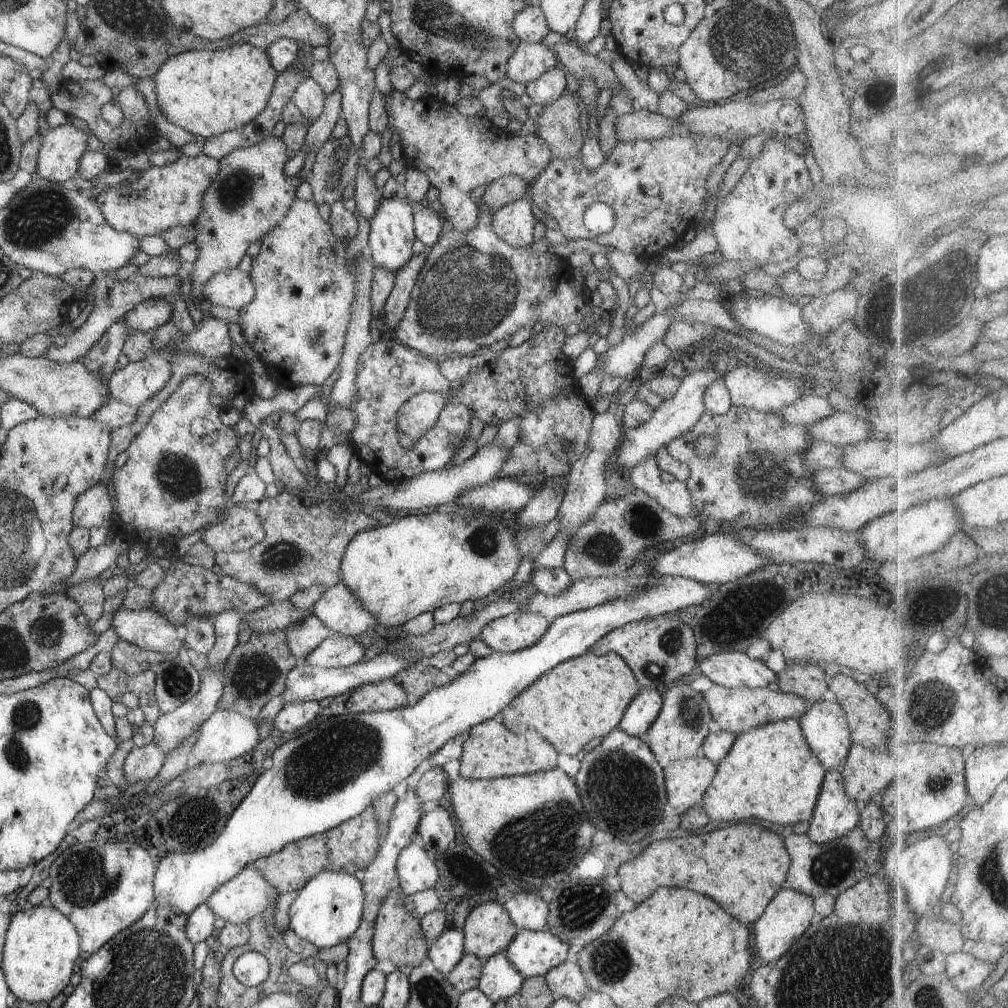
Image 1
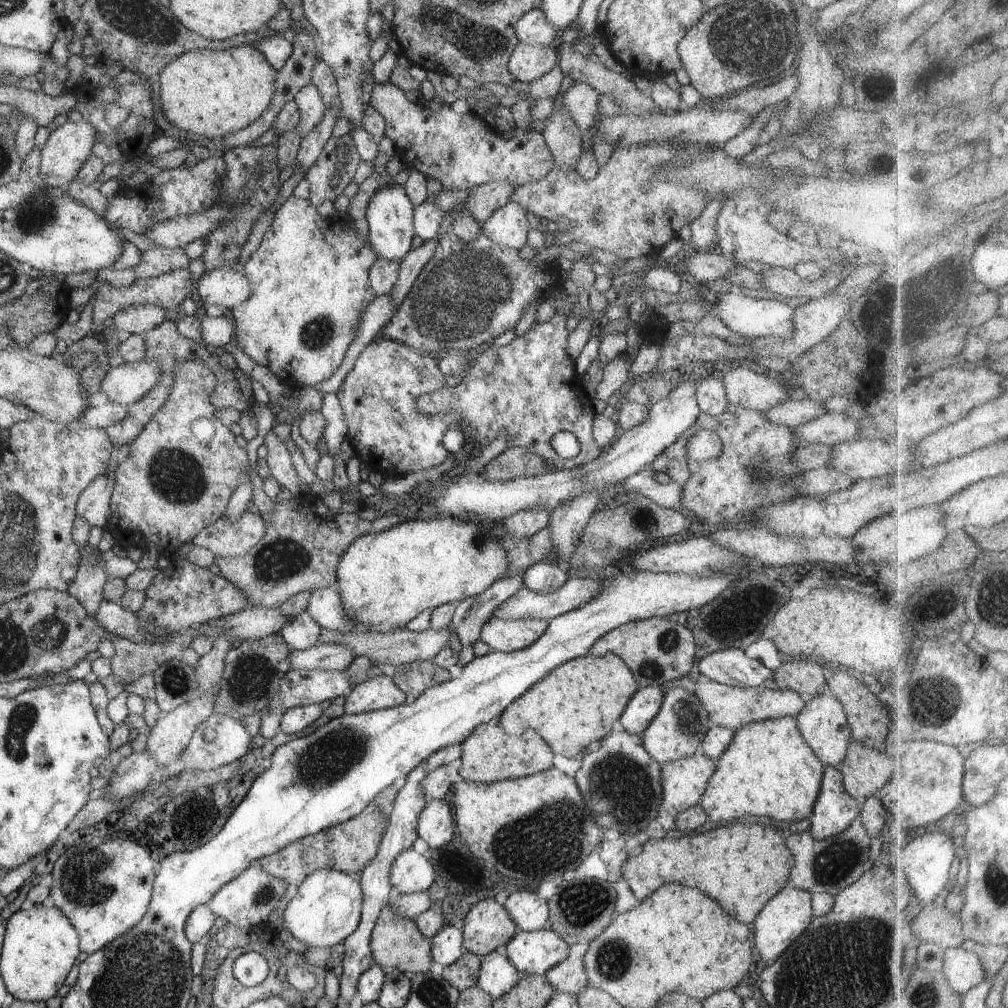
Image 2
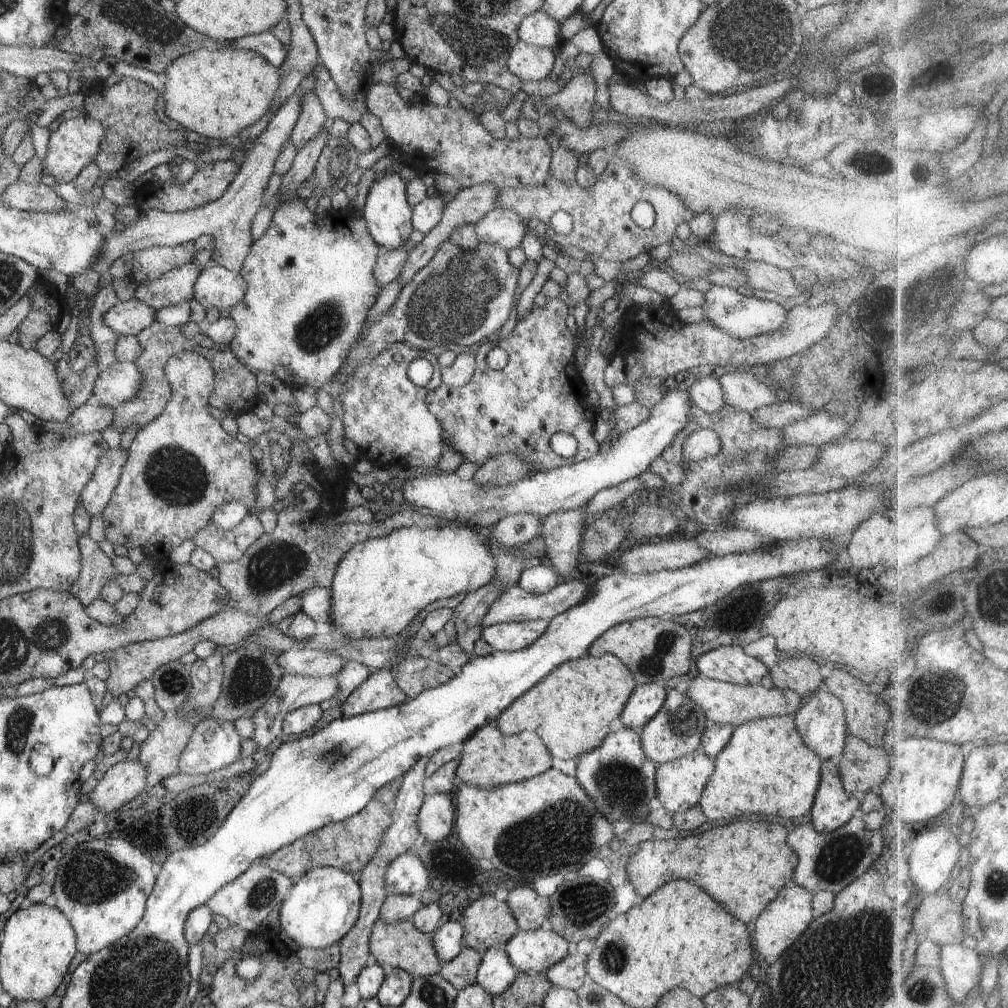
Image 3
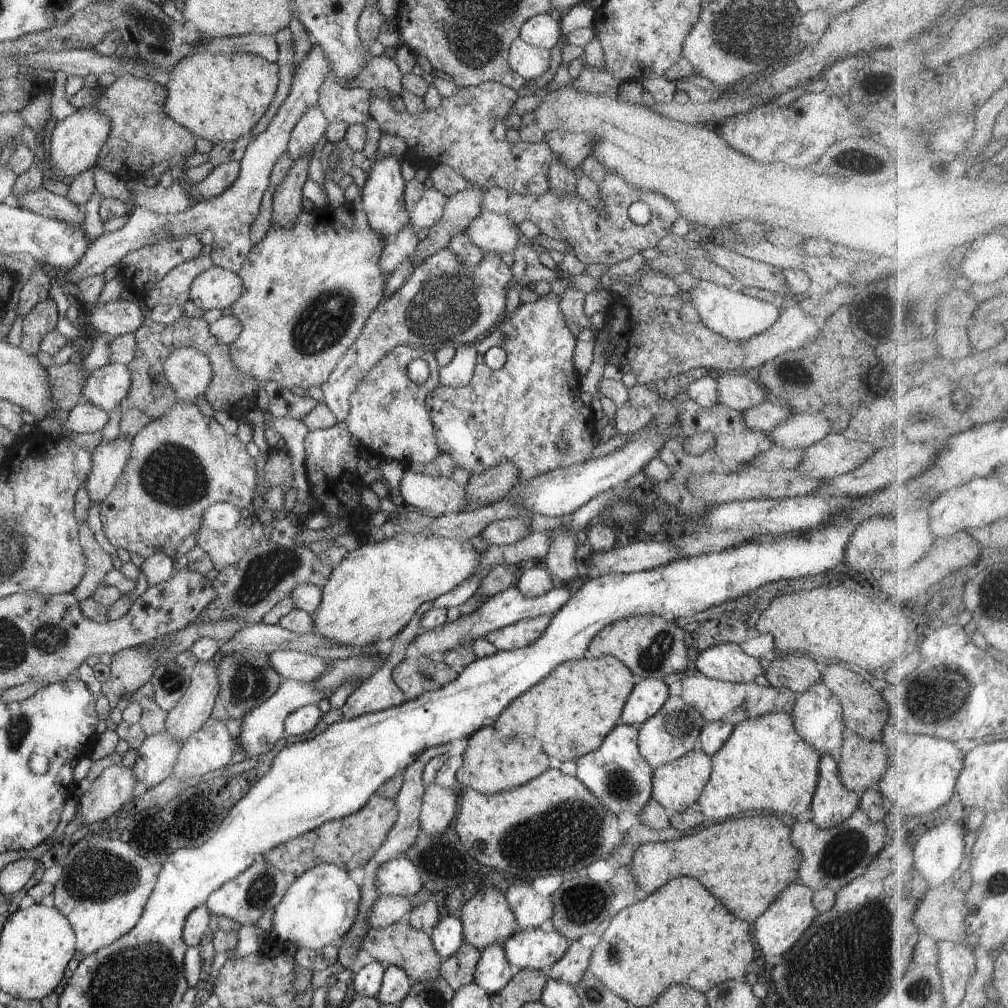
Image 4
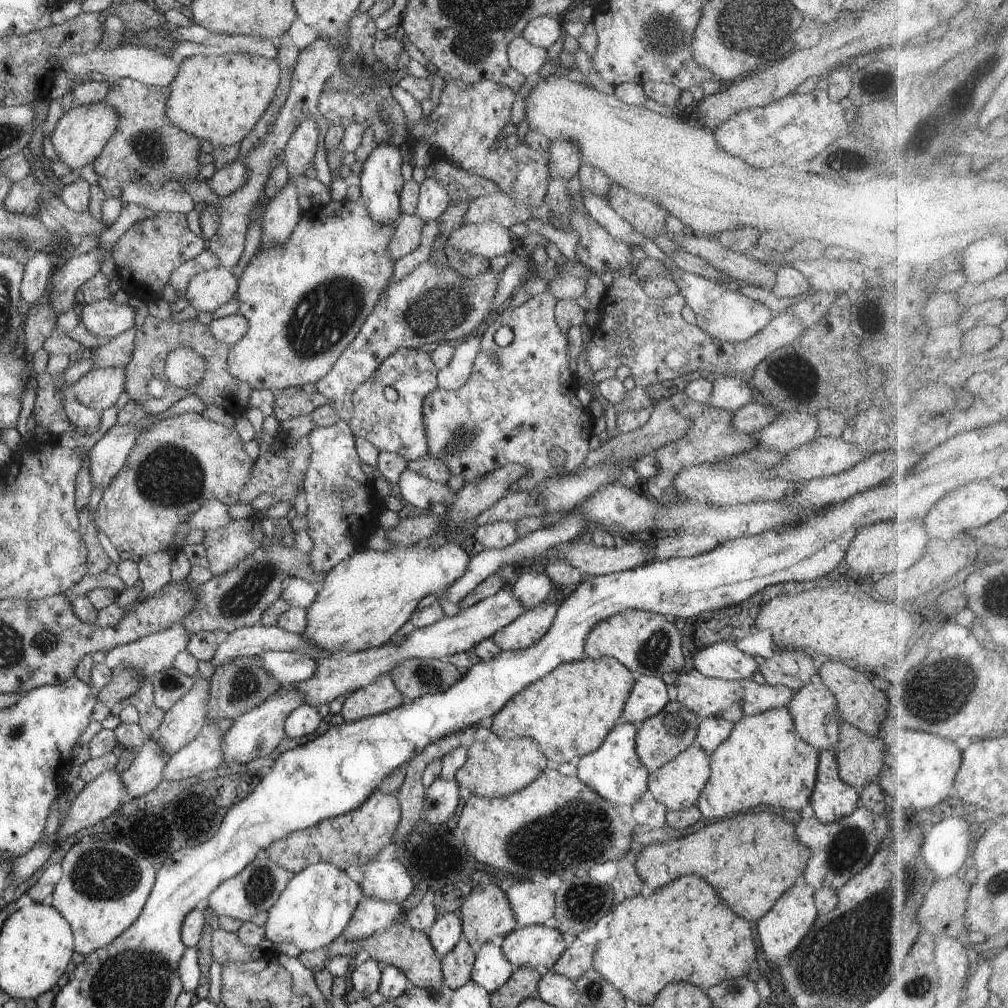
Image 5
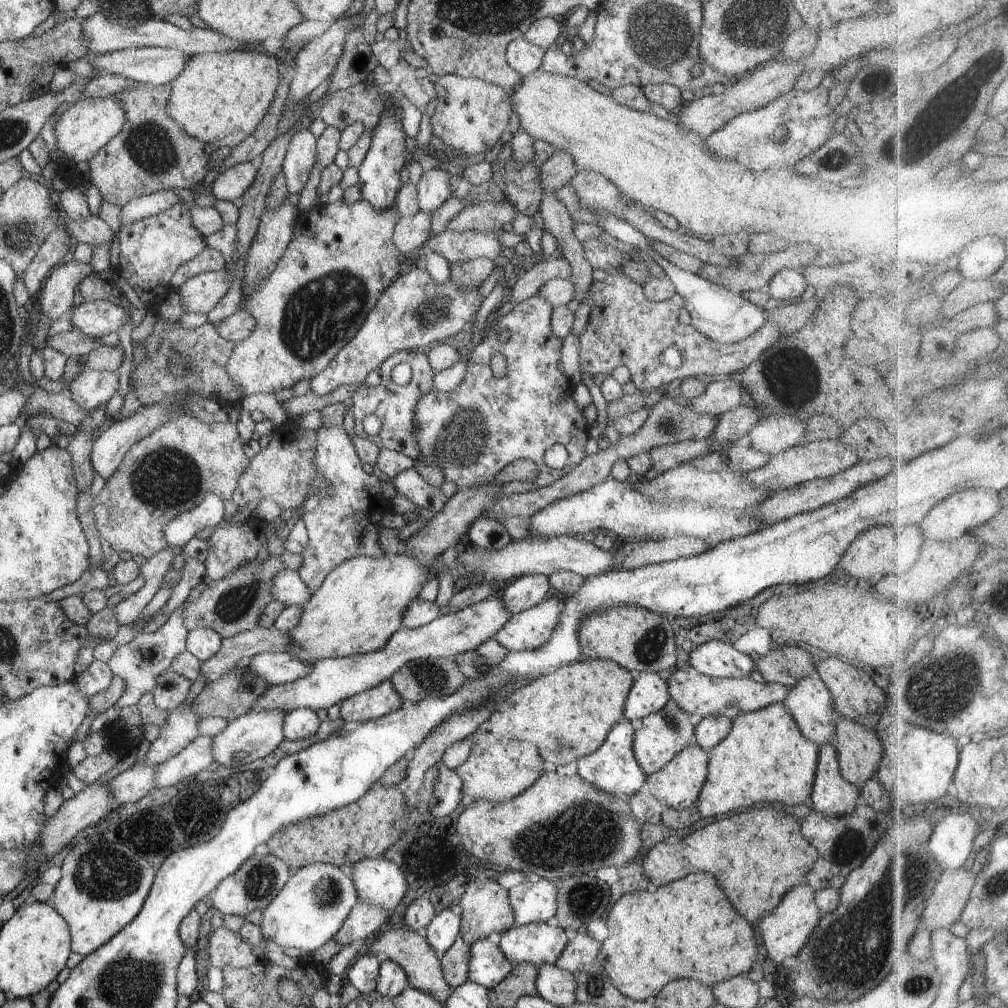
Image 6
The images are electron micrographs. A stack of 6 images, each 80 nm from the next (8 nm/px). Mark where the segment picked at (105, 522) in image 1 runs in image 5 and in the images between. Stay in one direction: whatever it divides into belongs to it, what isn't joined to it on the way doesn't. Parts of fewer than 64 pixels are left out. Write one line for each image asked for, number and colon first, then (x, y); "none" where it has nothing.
2: (94, 505)
3: (94, 496)
4: (108, 458)
5: (108, 456)

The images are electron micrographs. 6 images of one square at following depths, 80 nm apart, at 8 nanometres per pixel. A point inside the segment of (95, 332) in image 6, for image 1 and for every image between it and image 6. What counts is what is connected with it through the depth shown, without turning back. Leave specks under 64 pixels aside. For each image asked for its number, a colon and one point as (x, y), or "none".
1: (148, 316)
2: (137, 319)
3: (129, 317)
4: (114, 318)
5: (106, 319)

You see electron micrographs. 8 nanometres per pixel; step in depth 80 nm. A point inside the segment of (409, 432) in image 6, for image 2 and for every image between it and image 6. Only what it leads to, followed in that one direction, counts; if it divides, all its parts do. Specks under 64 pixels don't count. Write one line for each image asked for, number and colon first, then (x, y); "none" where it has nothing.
2: (378, 395)
3: (384, 413)
4: (388, 415)
5: (386, 409)

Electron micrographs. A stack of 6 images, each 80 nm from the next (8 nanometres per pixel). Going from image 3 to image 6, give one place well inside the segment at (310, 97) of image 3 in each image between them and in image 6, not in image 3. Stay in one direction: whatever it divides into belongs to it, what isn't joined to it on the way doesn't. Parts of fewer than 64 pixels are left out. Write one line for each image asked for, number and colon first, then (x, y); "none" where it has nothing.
4: (311, 127)
5: (302, 146)
6: (302, 151)

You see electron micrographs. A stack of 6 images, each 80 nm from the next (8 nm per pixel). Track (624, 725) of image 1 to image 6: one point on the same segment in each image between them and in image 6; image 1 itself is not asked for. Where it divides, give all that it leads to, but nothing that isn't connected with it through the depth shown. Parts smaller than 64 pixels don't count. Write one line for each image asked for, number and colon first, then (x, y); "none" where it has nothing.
2: (645, 704)
3: (646, 700)
4: (648, 696)
5: (649, 695)
6: (649, 693)

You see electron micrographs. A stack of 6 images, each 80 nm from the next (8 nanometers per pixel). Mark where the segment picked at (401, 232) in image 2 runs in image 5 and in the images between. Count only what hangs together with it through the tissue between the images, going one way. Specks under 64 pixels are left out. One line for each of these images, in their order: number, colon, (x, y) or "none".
3: (387, 212)
4: (382, 200)
5: (381, 182)

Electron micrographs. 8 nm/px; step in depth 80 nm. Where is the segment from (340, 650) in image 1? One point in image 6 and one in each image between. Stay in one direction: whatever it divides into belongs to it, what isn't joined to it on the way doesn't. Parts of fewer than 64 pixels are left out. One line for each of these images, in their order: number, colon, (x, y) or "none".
2: (324, 657)
3: (310, 663)
4: (296, 665)
5: (288, 668)
6: (276, 668)

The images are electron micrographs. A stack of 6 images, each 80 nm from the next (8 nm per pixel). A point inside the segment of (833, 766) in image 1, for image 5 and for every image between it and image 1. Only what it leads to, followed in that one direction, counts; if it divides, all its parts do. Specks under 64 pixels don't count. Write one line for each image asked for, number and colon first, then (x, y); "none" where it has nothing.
2: (823, 723)
3: (820, 719)
4: (817, 715)
5: (813, 708)

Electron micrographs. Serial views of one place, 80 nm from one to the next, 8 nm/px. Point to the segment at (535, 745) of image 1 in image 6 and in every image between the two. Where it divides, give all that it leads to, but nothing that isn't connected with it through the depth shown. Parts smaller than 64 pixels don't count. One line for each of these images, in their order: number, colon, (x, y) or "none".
2: (489, 754)
3: (489, 759)
4: (491, 764)
5: (495, 768)
6: (497, 770)

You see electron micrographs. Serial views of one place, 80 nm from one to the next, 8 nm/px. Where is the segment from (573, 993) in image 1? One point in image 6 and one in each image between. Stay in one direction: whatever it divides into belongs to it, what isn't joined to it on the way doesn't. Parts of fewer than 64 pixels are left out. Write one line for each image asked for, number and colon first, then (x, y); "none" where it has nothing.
2: (569, 976)
3: (571, 972)
4: (573, 966)
5: (578, 958)
6: (582, 951)

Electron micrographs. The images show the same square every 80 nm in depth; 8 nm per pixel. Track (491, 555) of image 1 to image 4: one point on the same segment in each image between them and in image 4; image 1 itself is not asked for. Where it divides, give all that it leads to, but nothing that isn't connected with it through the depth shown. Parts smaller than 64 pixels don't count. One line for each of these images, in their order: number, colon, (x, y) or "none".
2: (385, 580)
3: (380, 585)
4: (370, 596)

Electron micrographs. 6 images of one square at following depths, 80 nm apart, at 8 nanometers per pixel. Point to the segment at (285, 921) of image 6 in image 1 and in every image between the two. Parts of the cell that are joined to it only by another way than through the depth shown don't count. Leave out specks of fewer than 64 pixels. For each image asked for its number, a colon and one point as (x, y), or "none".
1: (327, 910)
2: (327, 907)
3: (324, 904)
4: (320, 906)
5: (315, 907)

